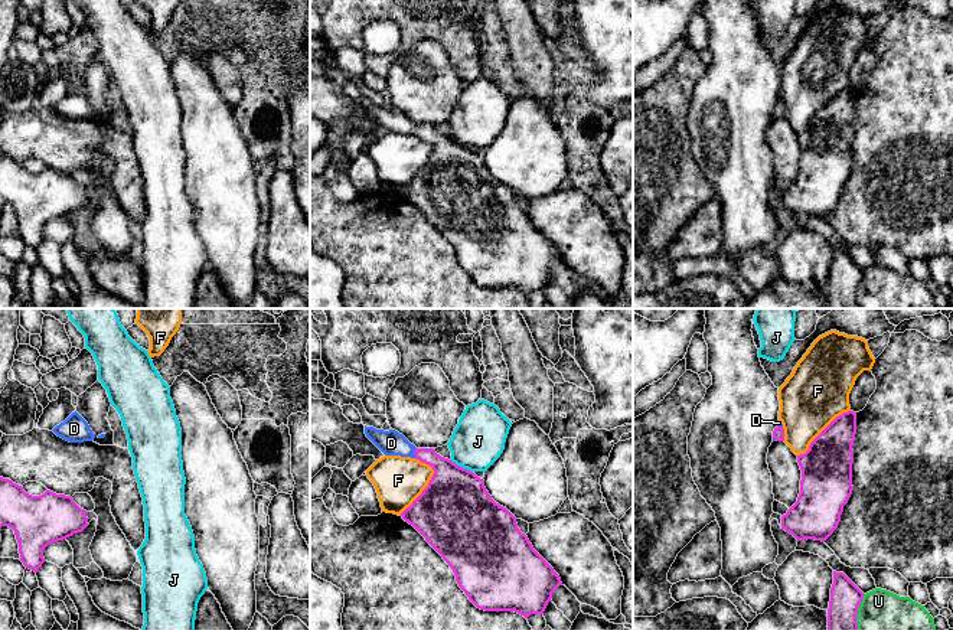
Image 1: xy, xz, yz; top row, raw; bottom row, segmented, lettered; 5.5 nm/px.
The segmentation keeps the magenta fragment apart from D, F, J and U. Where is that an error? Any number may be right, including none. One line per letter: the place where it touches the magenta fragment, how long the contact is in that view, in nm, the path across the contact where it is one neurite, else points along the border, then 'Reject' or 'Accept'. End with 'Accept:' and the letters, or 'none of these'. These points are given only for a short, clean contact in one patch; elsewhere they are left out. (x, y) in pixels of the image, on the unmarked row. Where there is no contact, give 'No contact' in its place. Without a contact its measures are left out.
D: Touches magenta at xz (414, 130). Shared border 60 nm. Path across: xz (449, 159), (428, 133), (414, 130), (391, 120). Accept
F: Touches magenta at xz (428, 160). Shared border 340 nm. Reject
J: Touches magenta at xz (462, 144). Shared border 140 nm. Reject
U: Touches magenta at yz (857, 290). Shared border 220 nm. Reject
Accept: D

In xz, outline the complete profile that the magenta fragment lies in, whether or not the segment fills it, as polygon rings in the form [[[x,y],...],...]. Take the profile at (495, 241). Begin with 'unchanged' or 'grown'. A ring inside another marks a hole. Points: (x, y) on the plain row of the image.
grown; [[[365,102],[366,114],[385,131],[417,136],[433,144],[434,151],[422,170],[401,193],[412,202],[425,218],[443,234],[456,252],[458,264],[469,277],[484,288],[515,288],[525,296],[531,291],[544,291],[552,270],[562,262],[554,245],[533,226],[528,213],[520,209],[516,195],[496,180],[484,164],[484,157],[441,134],[434,125],[417,125],[395,107],[384,108]]]

